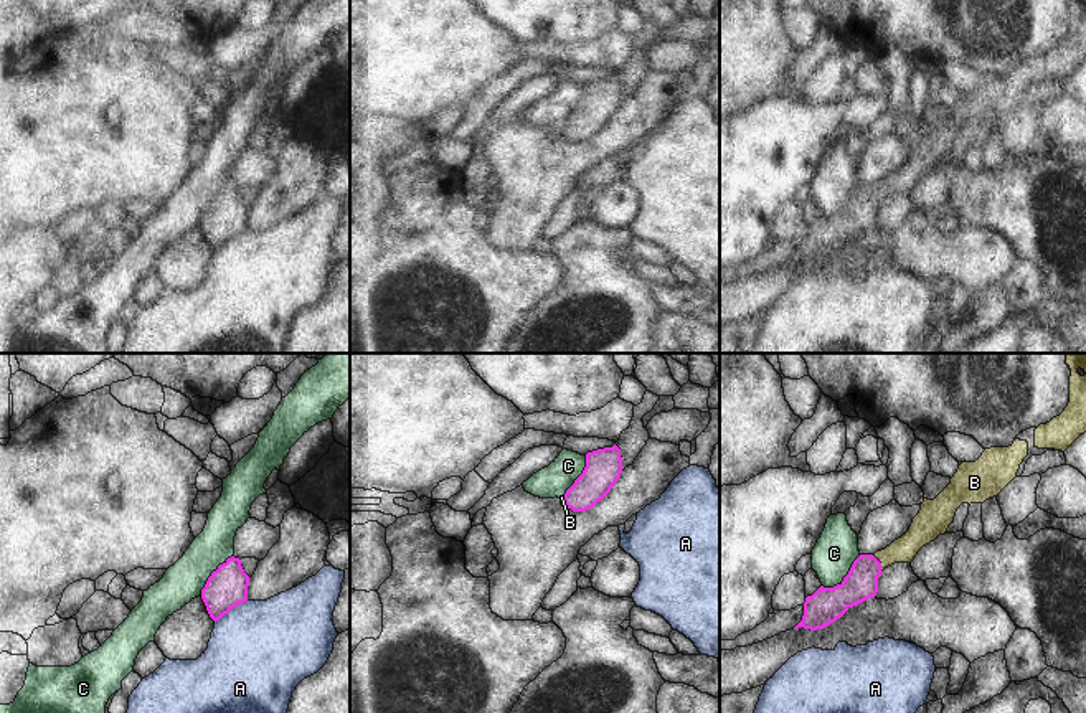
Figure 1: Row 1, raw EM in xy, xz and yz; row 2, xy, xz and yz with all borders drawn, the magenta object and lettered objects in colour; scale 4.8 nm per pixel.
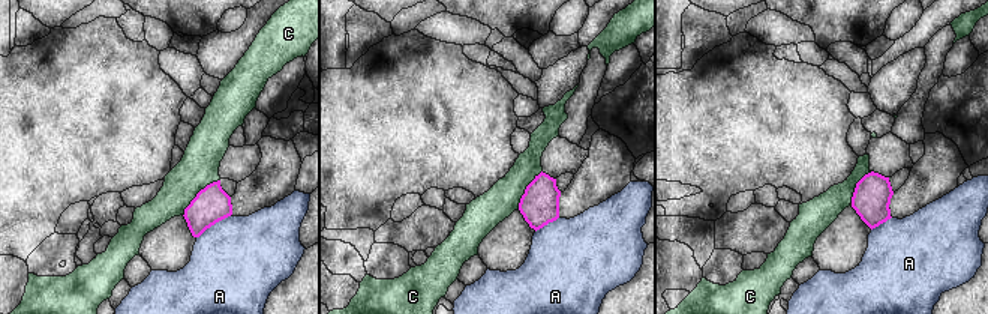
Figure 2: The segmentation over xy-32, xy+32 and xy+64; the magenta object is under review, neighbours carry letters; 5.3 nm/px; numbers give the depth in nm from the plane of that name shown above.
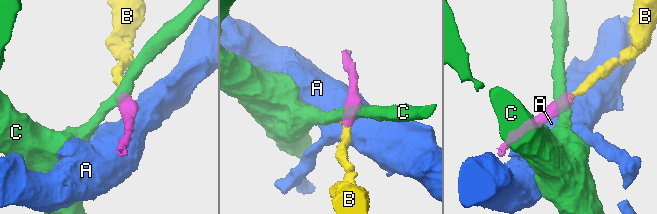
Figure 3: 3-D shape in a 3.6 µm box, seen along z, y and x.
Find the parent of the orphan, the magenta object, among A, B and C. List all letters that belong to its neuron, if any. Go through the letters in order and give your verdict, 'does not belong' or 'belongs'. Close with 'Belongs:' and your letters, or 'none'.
A: does not belong
B: belongs
C: does not belong
Belongs: B

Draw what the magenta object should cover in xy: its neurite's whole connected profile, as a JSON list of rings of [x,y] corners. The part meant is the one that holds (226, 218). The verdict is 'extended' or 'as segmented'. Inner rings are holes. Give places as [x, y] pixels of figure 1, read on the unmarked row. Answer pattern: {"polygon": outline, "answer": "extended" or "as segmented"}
{"polygon": [[[228,188],[216,201],[211,203],[201,229],[210,248],[216,253],[233,238],[248,231],[249,206],[244,203],[239,188]]], "answer": "as segmented"}

